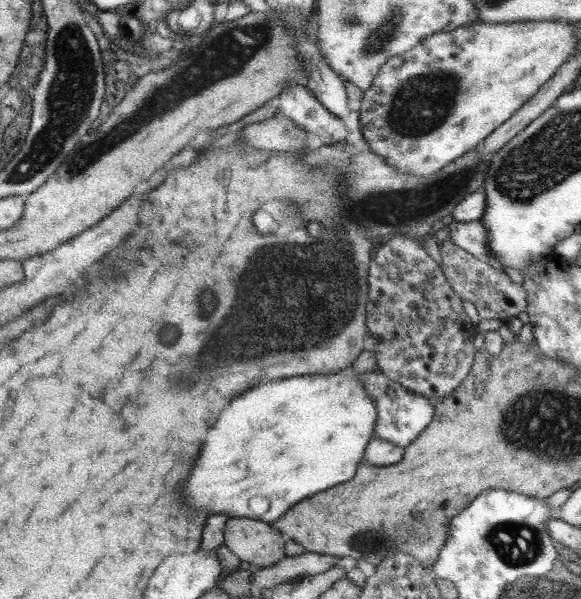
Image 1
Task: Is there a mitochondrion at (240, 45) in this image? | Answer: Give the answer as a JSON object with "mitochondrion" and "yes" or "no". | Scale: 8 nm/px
{"mitochondrion":"yes"}

